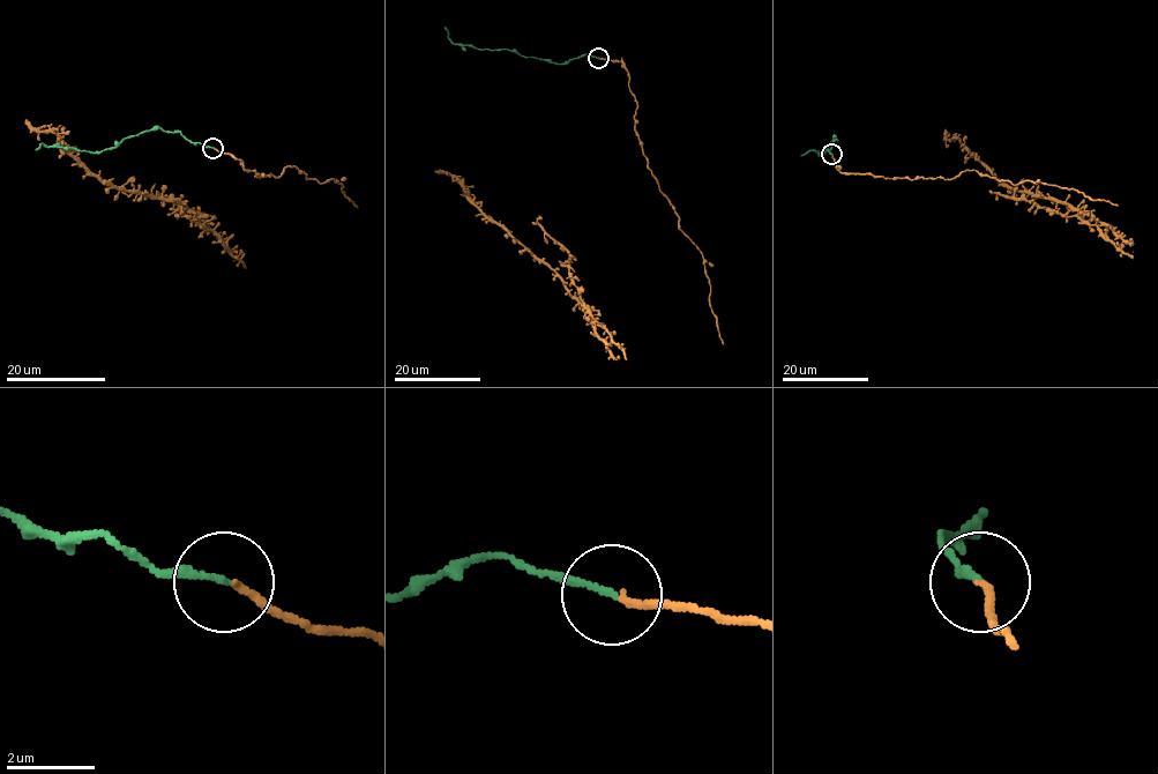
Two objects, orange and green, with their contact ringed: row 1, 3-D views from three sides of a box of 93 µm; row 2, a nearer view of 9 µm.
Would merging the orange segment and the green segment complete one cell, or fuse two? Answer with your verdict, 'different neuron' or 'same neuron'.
same neuron

